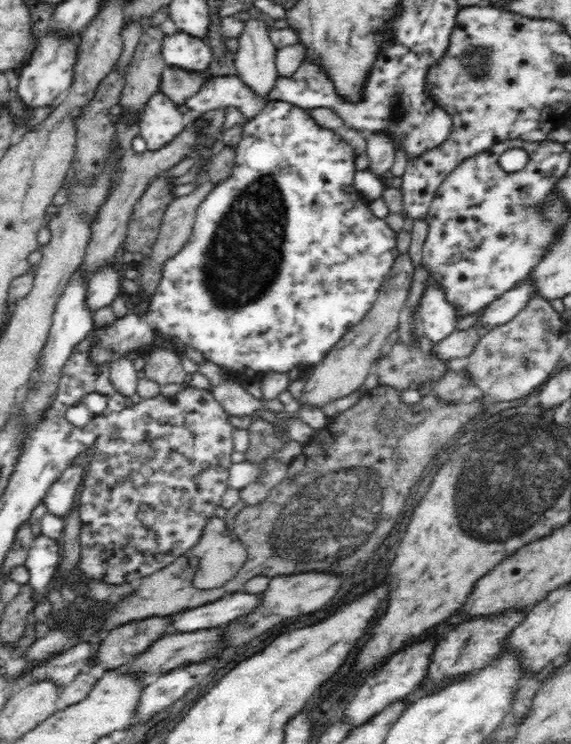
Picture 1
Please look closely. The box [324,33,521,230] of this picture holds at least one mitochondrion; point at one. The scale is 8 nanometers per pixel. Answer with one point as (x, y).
(479, 64)

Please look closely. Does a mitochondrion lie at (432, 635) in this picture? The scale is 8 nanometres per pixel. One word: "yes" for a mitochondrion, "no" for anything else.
no

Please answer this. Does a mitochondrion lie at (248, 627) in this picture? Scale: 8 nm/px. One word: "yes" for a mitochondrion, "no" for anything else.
yes

